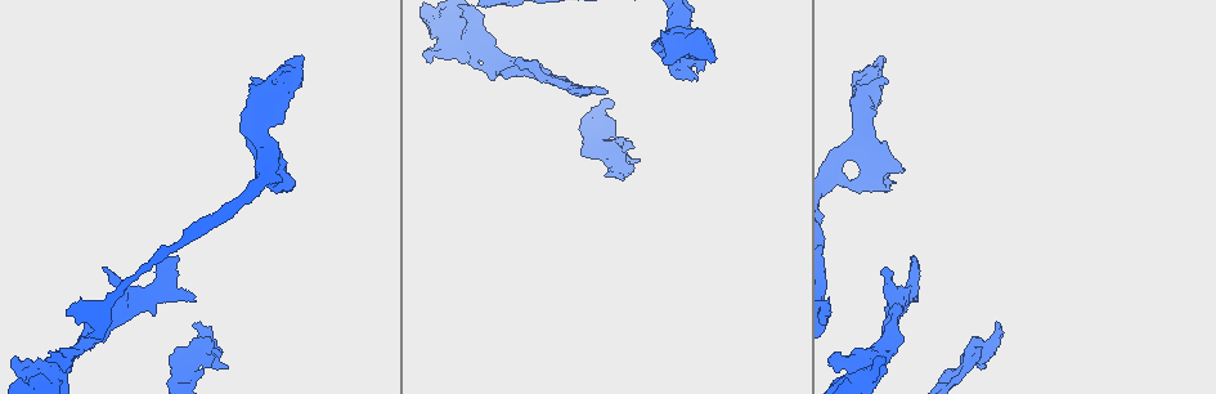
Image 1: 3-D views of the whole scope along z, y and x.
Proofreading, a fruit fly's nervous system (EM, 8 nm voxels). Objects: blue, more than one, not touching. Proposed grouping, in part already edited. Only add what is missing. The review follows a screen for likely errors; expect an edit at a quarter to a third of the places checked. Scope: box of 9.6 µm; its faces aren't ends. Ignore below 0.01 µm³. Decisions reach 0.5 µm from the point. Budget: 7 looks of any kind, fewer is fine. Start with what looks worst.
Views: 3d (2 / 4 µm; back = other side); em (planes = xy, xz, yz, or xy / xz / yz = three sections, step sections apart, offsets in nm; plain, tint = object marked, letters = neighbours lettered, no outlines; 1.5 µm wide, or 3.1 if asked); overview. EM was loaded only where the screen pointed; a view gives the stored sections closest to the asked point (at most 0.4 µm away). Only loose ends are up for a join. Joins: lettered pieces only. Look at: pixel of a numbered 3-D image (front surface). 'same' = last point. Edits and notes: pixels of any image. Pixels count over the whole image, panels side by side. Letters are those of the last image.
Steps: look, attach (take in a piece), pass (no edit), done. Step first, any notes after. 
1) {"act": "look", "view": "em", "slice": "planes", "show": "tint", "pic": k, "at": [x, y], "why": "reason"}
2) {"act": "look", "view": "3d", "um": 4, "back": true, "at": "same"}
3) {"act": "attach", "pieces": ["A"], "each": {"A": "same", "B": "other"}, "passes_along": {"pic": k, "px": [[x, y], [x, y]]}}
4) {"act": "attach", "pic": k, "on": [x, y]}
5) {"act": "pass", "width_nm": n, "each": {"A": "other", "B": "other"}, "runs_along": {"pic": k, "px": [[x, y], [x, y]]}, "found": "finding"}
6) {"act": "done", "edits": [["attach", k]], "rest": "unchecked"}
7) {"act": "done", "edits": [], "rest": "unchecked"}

{"act": "look", "view": "em", "slice": "xz", "step": 4, "show": "letters", "pic": 1, "at": [678, 62], "why": "thick end"}

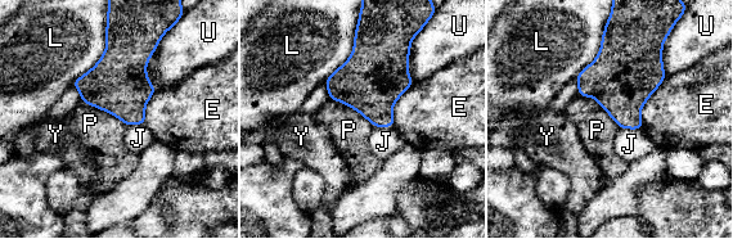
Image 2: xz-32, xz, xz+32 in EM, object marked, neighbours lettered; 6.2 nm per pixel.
{"act": "pass", "each": {"E": "other", "J": "other", "L": "other", "P": "other", "U": "other", "Y": "other"}, "found": "no lettered piece goes on from it"}

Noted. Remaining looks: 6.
{"act": "look", "view": "3d", "um": 2, "pic": 1, "at": [912, 256], "why": "branch stops here"}

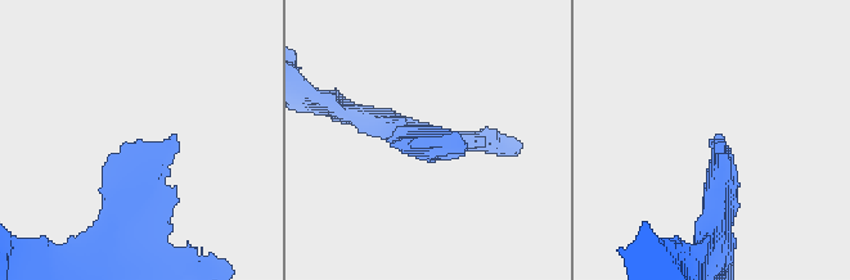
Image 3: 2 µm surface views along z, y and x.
{"act": "look", "view": "em", "slice": "planes", "show": "letters", "pic": 3, "at": [464, 145]}

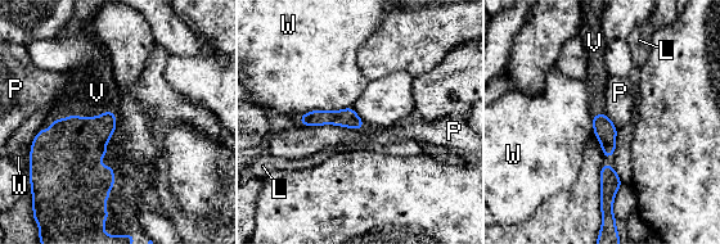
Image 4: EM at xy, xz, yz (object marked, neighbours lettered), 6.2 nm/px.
{"act": "attach", "pic": 4, "on": [97, 93], "width_nm": 120, "each": {"L": "other", "P": "other", "V": "same", "W": "other"}, "passes_along": {"pic": 4, "px": [[70, 149], [91, 117], [97, 93]]}, "found": "it goes on there"}

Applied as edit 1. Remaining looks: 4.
{"act": "look", "view": "overview", "why": "redraw"}

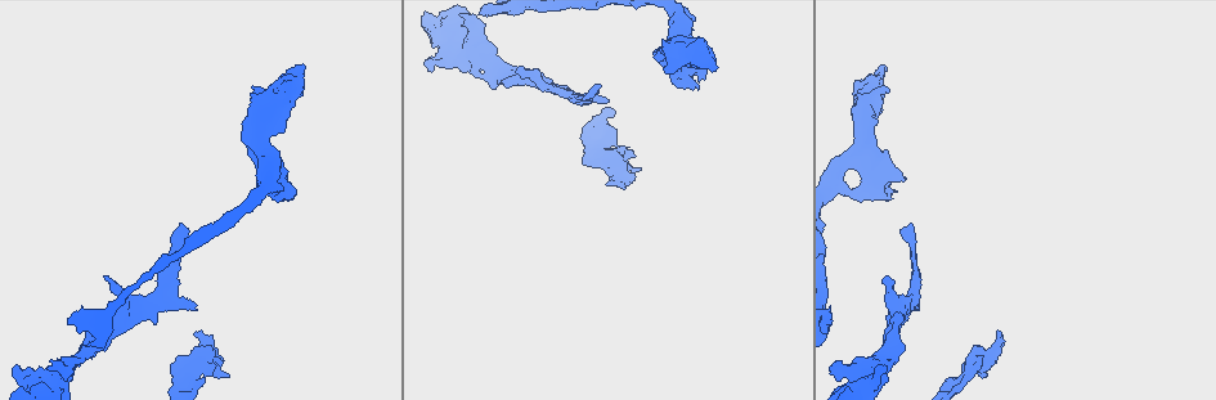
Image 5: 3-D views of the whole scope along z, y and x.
{"act": "look", "view": "3d", "um": 2, "back": true, "pic": 5, "at": [585, 161], "why": "branch stops here"}

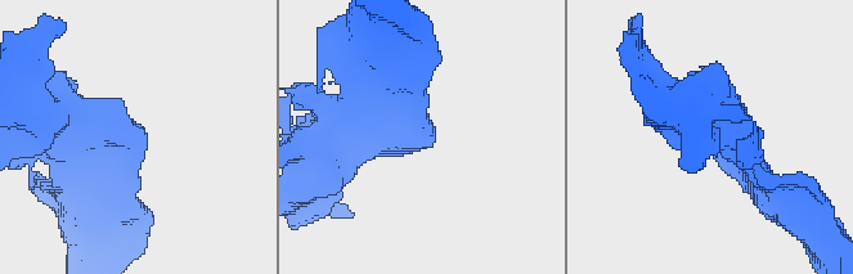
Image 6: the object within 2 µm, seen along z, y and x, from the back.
{"act": "look", "view": "em", "slice": "xy", "step": 4, "show": "letters", "pic": 6, "at": [719, 158], "why": "need the tissue"}

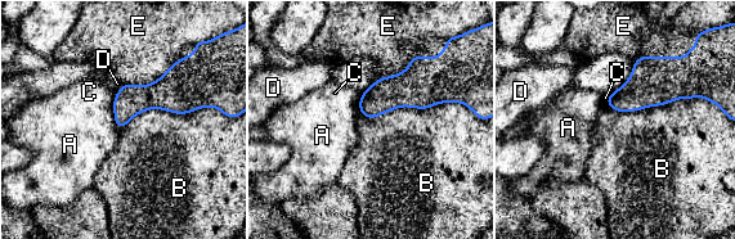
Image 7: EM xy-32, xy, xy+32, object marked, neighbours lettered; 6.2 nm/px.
{"act": "look", "view": "em", "slice": "planes", "show": "letters", "at": "same", "why": "another direction"}

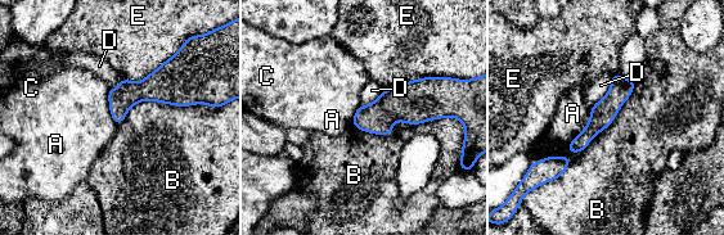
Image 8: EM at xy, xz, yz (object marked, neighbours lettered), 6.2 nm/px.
{"act": "pass", "longest_contact_nm": ["B", 650], "each": {"A": "other", "B": "other", "C": "other", "D": "other", "E": "other"}, "found": "no lettered piece goes on from it"}

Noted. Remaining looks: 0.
{"act": "done", "edits": [["attach", 4]], "rest": "unchecked"}

